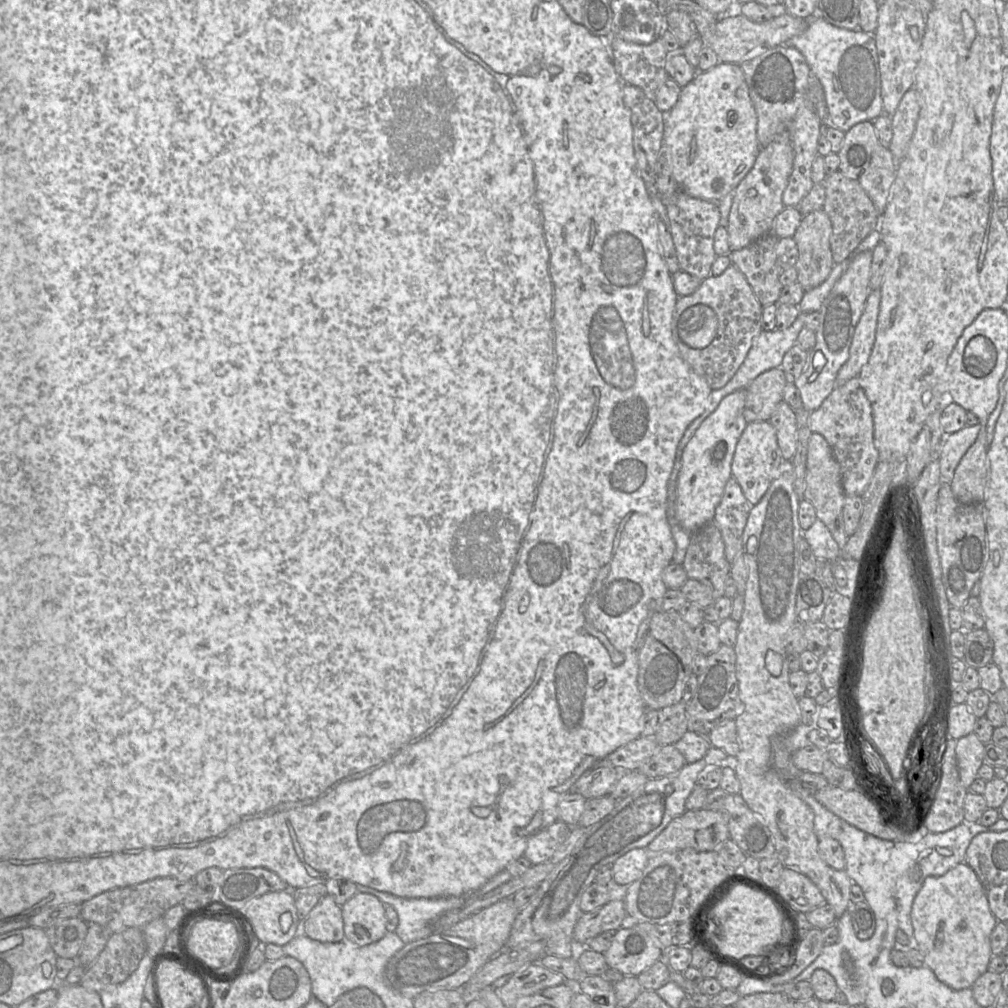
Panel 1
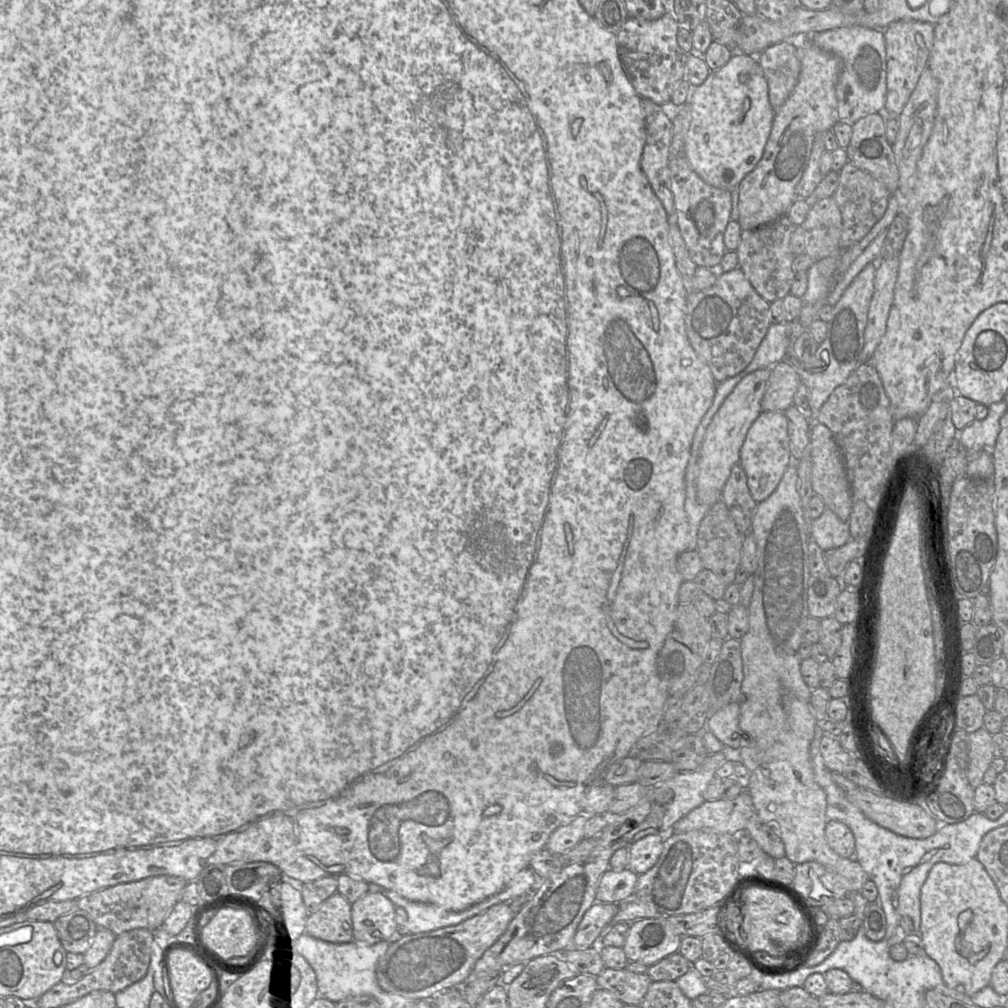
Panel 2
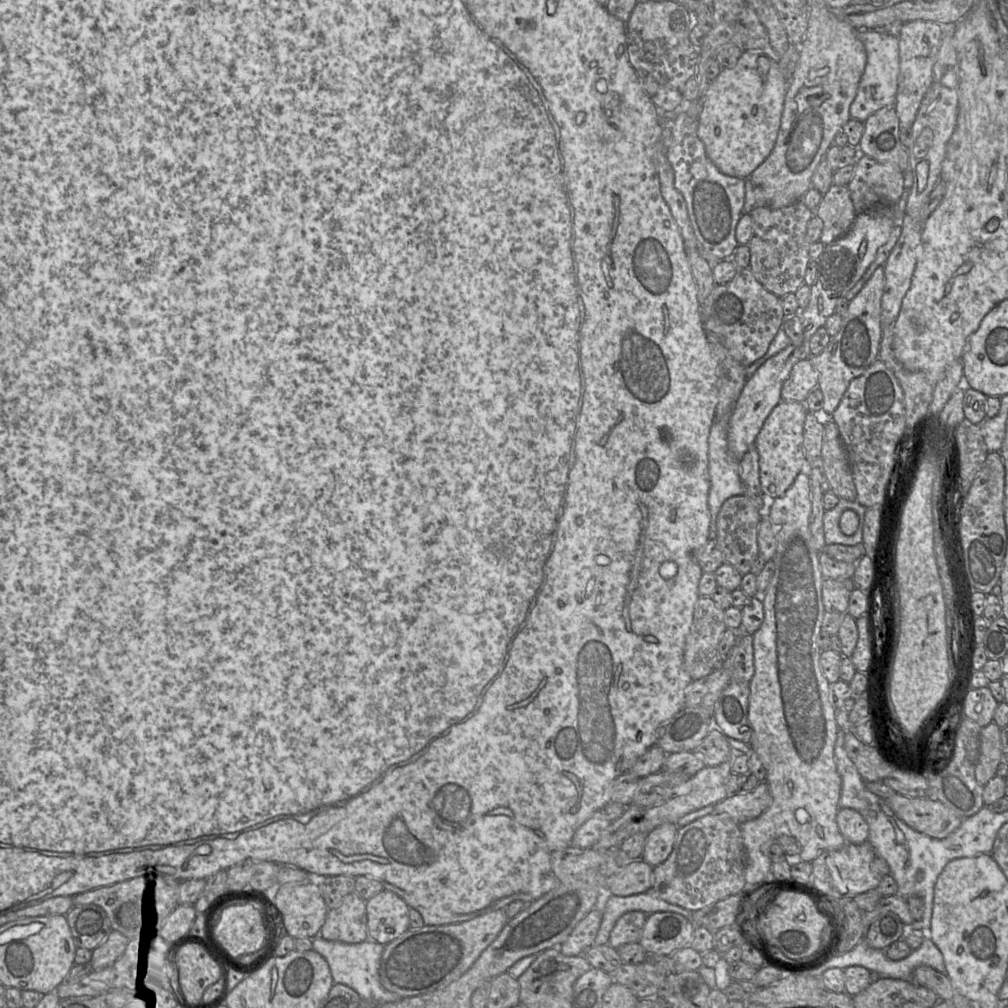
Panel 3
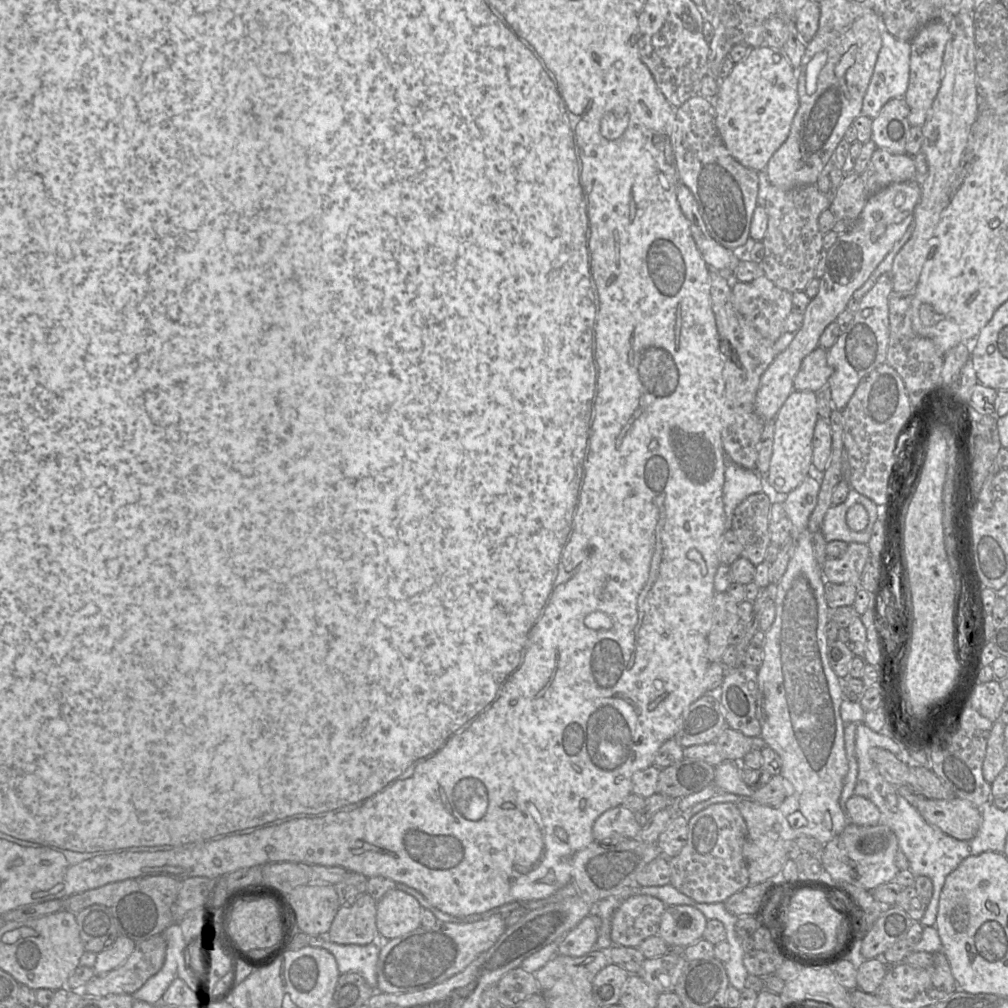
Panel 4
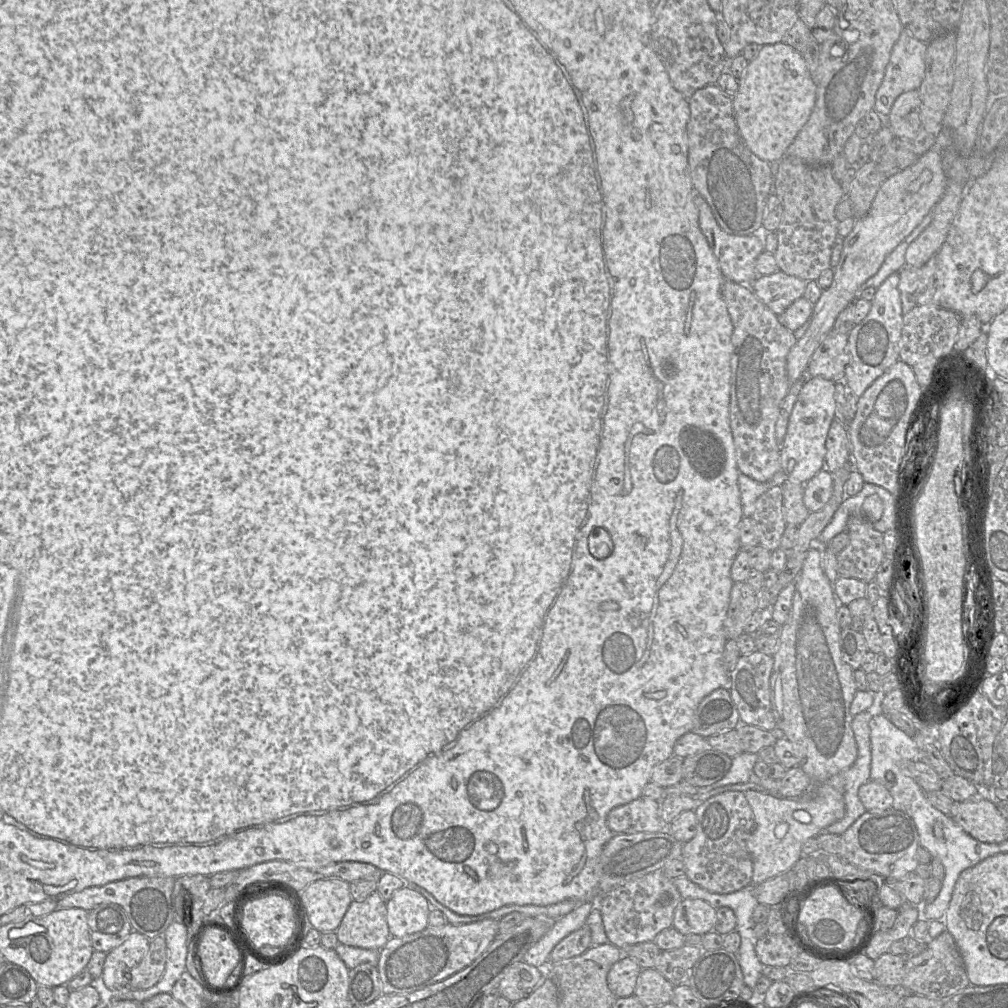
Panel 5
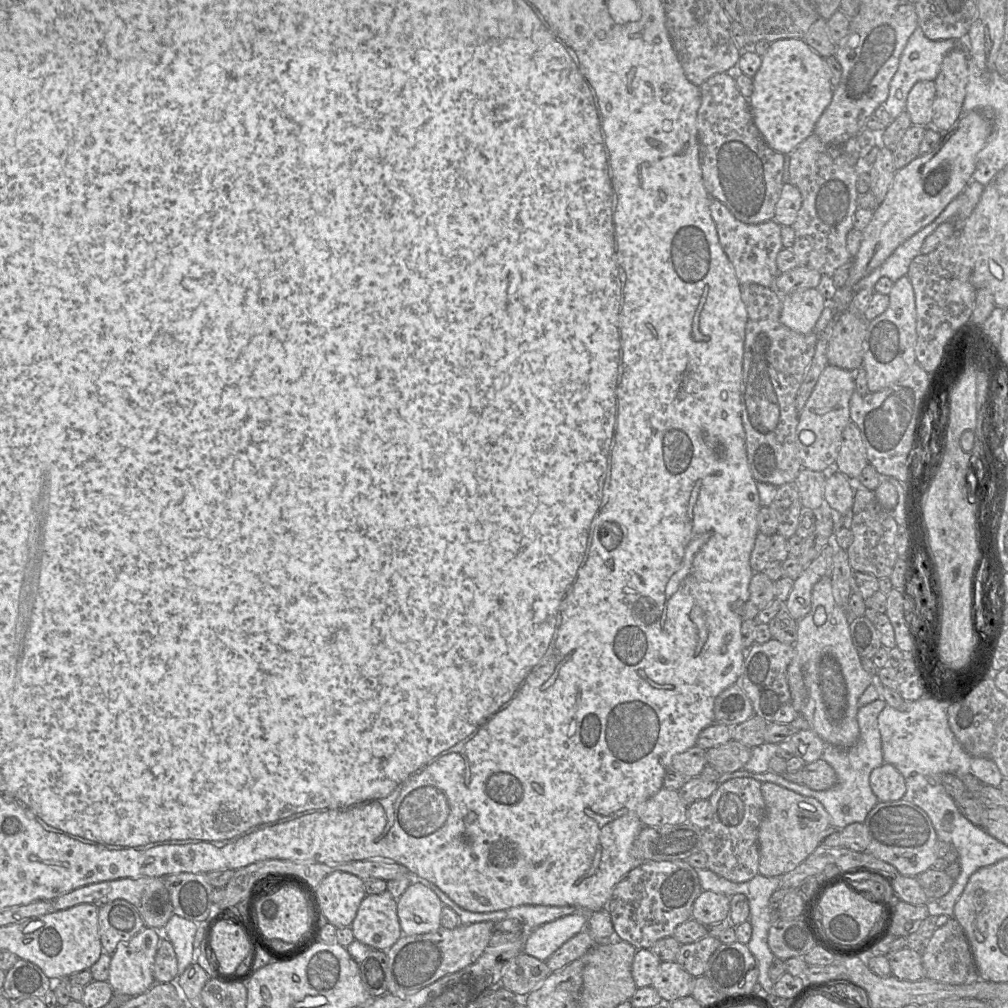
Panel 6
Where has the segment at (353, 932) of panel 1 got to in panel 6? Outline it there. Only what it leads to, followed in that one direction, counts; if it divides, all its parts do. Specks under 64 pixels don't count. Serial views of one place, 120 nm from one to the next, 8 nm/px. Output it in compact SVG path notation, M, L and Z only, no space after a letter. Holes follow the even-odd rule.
M421 883L411 884L397 900L397 915L402 935L436 932L441 928L444 904Z

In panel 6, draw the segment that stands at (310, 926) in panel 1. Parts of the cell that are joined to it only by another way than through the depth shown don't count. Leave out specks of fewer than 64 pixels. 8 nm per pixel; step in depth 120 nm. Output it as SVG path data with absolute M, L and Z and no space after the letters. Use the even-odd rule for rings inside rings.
M385 891L366 895L350 928L354 939L376 950L389 950L402 936L397 900Z

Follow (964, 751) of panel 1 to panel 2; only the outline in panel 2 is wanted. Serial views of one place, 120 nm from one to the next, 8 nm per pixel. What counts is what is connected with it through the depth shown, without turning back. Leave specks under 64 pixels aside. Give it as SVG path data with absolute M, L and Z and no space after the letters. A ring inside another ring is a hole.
M984 727L967 736L968 767L967 776L970 784L977 788L983 783L983 776L994 757L993 735Z

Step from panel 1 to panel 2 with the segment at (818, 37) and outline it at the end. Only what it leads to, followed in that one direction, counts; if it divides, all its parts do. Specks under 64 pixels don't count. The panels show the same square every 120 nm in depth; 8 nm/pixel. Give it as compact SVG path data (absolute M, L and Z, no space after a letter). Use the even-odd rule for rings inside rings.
M849 26L815 33L809 39L842 62L842 71L835 86L839 122L852 126L869 114L883 114L887 92L886 44L883 30Z

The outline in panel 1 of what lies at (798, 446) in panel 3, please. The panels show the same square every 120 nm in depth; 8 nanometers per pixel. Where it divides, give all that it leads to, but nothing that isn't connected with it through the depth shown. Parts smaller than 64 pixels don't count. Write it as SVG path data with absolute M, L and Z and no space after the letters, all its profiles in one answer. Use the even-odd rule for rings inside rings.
M768 420L748 423L737 442L731 472L751 504L756 505L771 482L779 477L779 467L783 460L773 425Z

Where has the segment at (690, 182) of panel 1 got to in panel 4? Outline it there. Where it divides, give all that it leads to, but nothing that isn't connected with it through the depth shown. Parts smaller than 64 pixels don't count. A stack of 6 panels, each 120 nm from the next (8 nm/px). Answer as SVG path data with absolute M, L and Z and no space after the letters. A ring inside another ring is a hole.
M757 47L735 64L726 78L720 80L718 93L711 99L716 111L716 125L729 153L743 166L757 172L764 171L772 155L788 138L799 108L798 69L791 65L782 48Z

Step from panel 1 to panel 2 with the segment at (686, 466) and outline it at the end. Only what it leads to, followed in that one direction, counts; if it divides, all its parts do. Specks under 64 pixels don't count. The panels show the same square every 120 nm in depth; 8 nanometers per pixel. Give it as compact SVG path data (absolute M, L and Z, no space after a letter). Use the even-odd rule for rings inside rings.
M771 367L758 369L746 375L724 400L708 425L701 445L696 475L696 498L700 504L712 507L721 500L722 490L732 468L739 463L740 449L748 429L761 414L761 400Z

